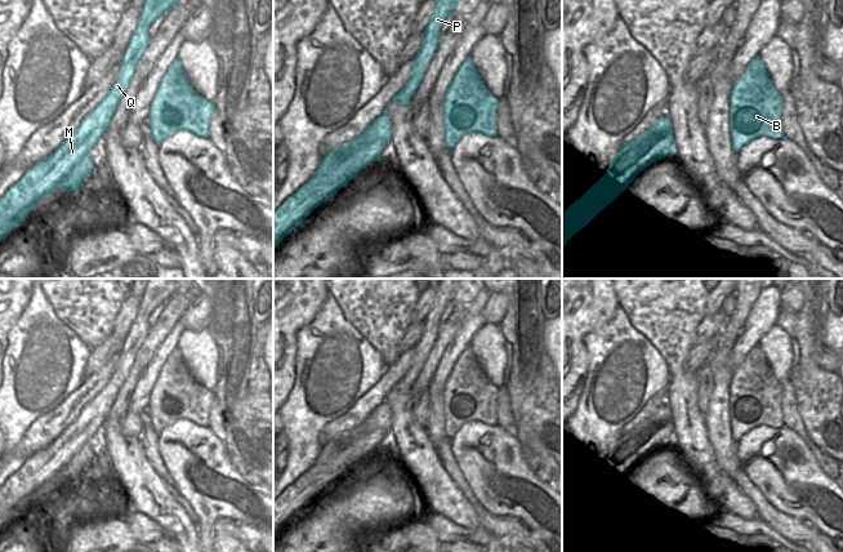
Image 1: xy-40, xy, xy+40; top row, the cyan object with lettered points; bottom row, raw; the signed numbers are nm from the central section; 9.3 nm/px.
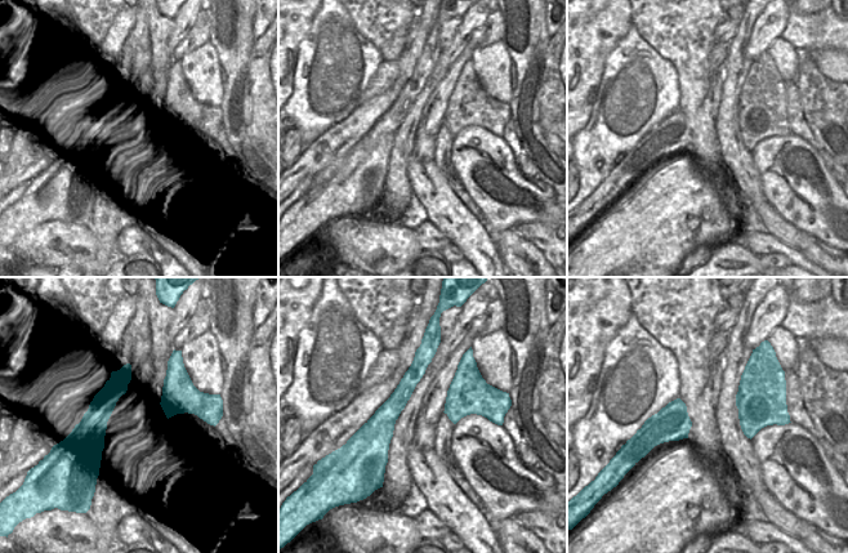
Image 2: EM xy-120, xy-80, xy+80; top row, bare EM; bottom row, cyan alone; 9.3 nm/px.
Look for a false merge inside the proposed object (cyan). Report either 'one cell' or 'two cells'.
two cells

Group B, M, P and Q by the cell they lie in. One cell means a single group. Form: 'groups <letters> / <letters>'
groups B M / P Q

